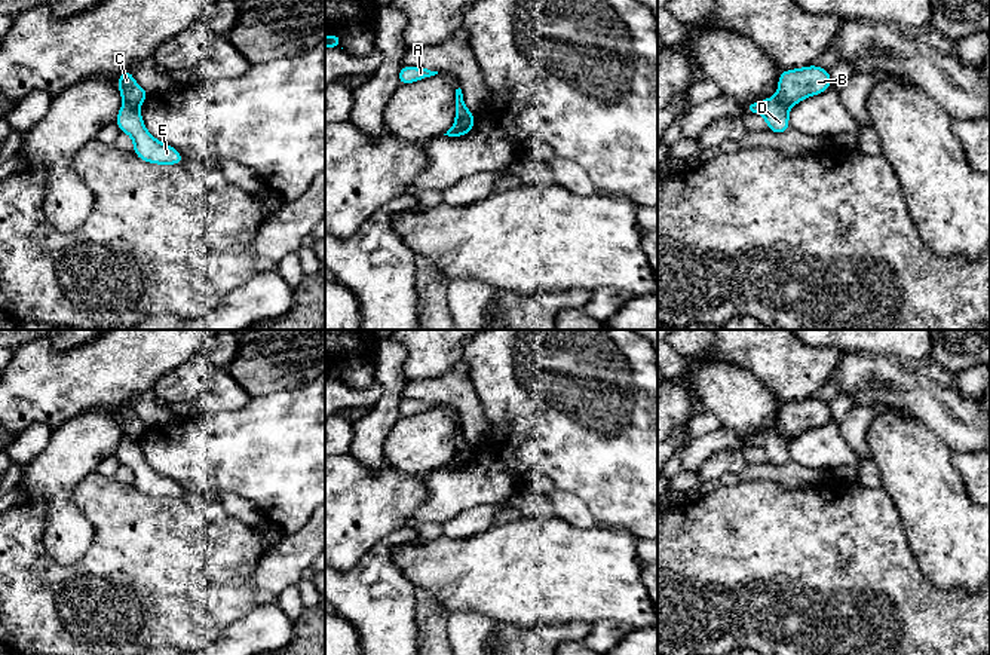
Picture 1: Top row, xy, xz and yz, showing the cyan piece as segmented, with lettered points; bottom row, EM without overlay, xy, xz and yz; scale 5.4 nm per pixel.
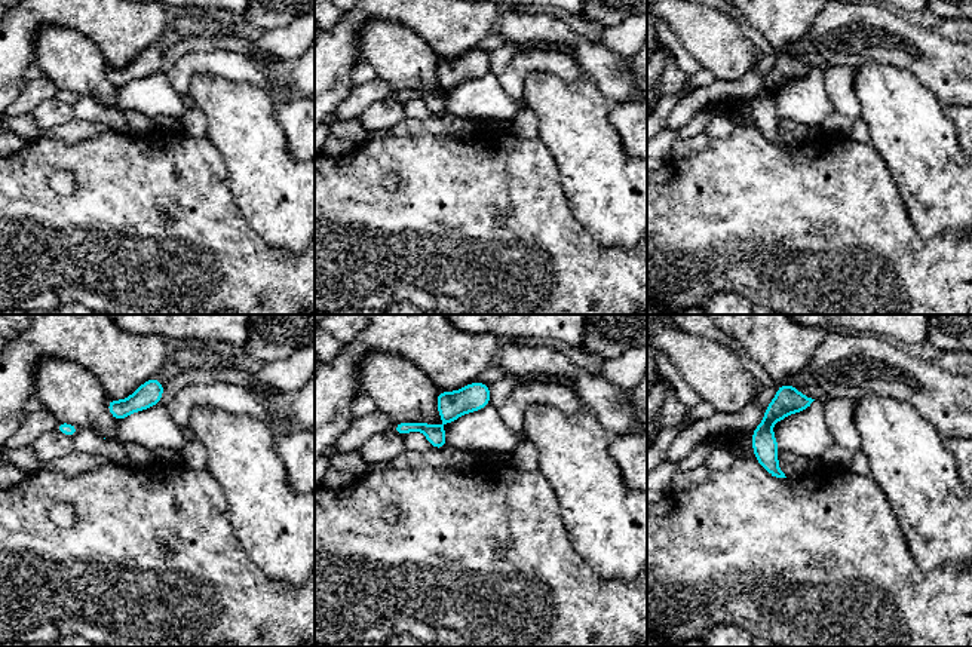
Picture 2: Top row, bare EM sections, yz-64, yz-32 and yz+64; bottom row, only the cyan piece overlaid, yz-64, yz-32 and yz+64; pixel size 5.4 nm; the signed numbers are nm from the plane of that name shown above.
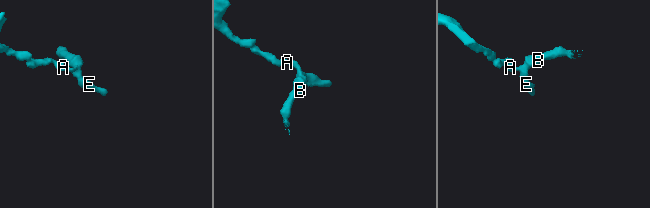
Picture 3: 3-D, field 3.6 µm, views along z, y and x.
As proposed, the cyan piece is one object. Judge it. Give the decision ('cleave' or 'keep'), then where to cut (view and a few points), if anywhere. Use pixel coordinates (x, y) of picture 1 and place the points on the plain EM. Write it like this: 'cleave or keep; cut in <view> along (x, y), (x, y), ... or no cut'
cleave; cut in xz along (471, 447), (456, 453)

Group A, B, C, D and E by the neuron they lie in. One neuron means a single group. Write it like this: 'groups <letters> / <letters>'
groups A D E / B C

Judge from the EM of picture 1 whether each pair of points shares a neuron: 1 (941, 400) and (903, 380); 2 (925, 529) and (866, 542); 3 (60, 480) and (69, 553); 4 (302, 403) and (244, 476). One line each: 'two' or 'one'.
1: one
2: two
3: one
4: one

